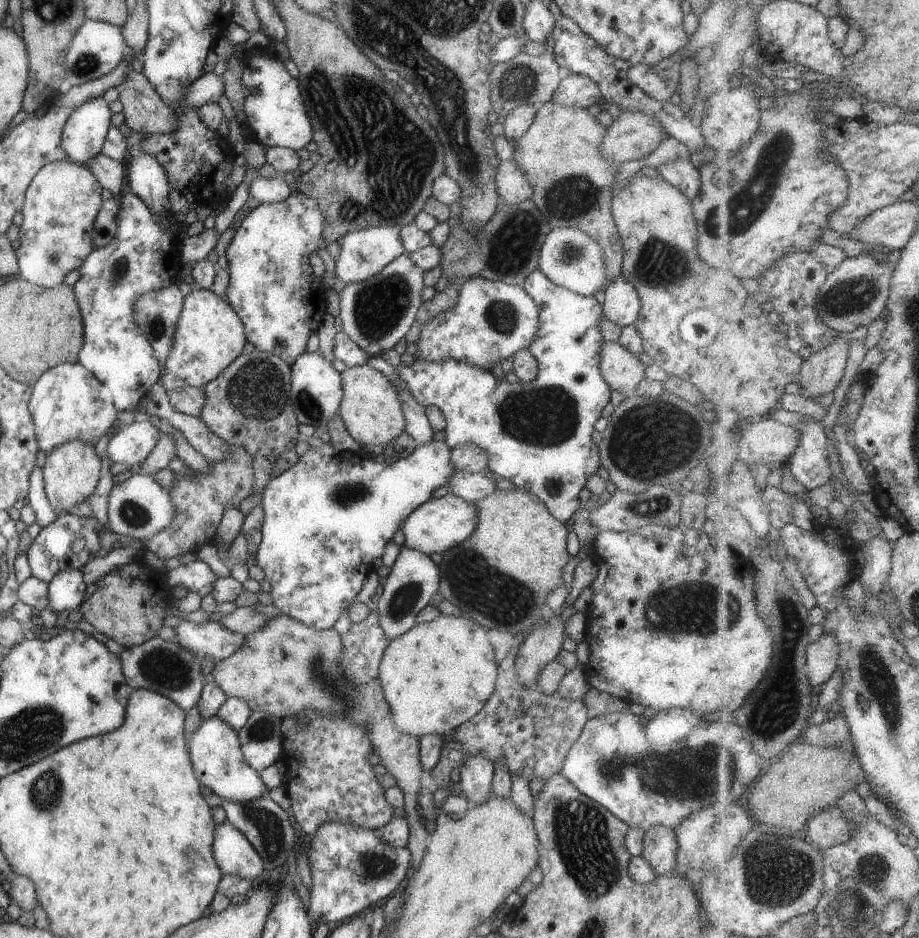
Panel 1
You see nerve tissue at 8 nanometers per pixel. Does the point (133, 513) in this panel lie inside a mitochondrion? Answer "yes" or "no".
yes

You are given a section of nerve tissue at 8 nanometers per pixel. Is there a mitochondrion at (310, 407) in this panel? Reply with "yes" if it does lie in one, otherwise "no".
yes

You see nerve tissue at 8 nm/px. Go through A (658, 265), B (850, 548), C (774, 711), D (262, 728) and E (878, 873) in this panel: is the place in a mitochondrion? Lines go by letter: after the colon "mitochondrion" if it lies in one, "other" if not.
A: mitochondrion
B: other
C: mitochondrion
D: mitochondrion
E: mitochondrion

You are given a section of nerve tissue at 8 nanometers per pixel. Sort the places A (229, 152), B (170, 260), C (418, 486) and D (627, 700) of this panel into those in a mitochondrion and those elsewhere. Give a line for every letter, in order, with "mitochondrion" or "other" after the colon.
A: other
B: other
C: other
D: other

